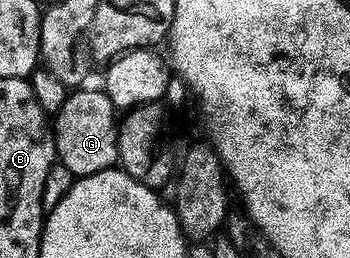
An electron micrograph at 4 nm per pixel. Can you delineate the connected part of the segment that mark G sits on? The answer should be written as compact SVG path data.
M75 90L70 93L65 106L53 122L55 150L58 163L64 164L78 177L97 174L119 164L119 125L115 103L102 90L87 92Z

